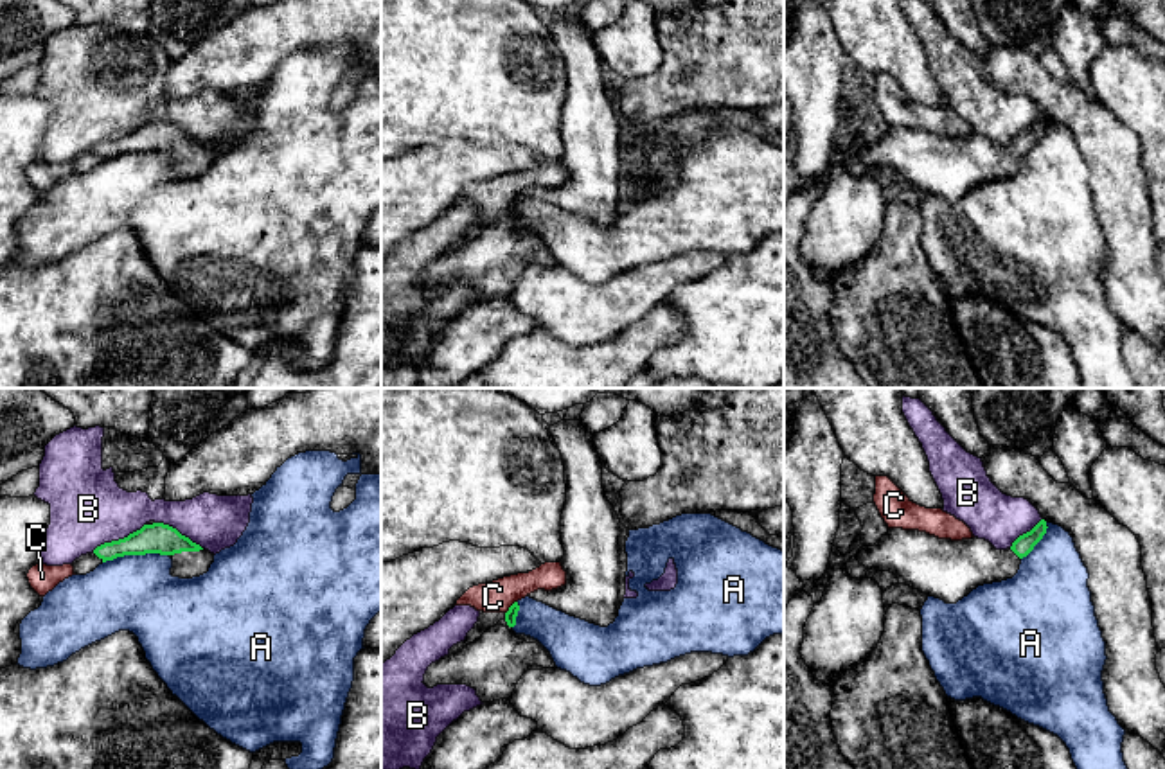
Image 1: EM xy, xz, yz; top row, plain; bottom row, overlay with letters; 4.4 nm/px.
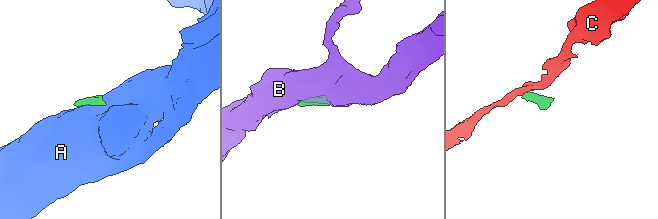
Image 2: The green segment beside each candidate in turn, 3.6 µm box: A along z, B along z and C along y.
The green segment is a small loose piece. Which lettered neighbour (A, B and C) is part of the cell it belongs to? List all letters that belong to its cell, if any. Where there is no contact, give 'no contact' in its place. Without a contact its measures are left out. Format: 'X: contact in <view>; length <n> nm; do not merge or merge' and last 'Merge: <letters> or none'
A: contact in xy; length 300 nm; do not merge
B: contact in xy; length 280 nm; do not merge
C: contact in xz; length 80 nm; do not merge
Merge: none

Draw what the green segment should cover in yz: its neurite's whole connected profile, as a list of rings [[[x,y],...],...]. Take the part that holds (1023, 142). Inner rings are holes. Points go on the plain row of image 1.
[[[1041,117],[1007,147],[996,147],[978,135],[951,138],[919,128],[888,126],[874,144],[861,144],[849,156],[847,171],[852,176],[874,176],[877,169],[890,169],[899,181],[956,201],[978,183],[1012,176],[1046,126]]]

